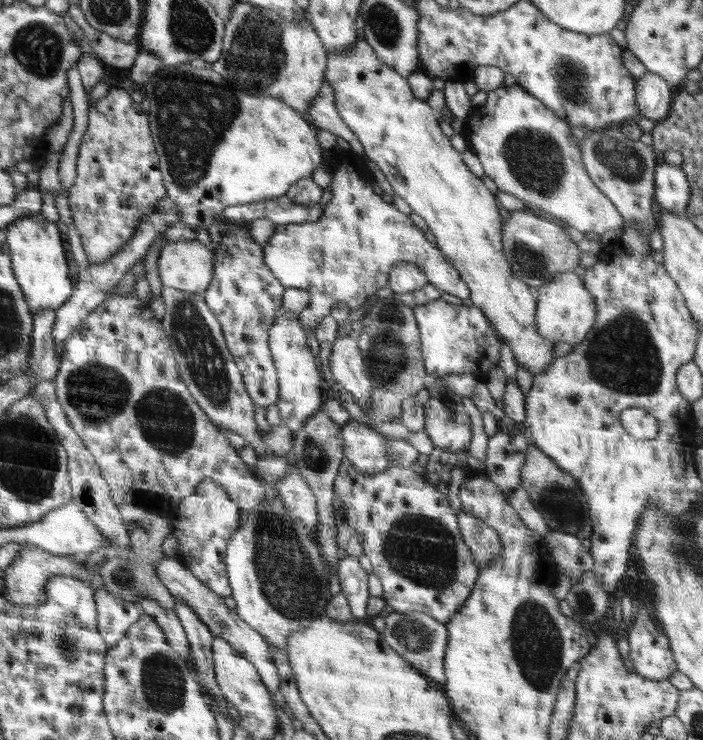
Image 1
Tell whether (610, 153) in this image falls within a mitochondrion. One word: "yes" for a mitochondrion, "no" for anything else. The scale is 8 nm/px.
yes

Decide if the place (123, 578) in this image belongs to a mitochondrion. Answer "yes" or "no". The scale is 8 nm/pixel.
yes

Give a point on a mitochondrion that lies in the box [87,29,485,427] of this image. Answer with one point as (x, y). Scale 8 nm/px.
(193, 115)

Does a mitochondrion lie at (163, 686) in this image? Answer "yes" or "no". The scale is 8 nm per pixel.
yes

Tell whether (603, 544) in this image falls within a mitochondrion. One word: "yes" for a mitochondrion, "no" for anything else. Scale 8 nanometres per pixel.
no

